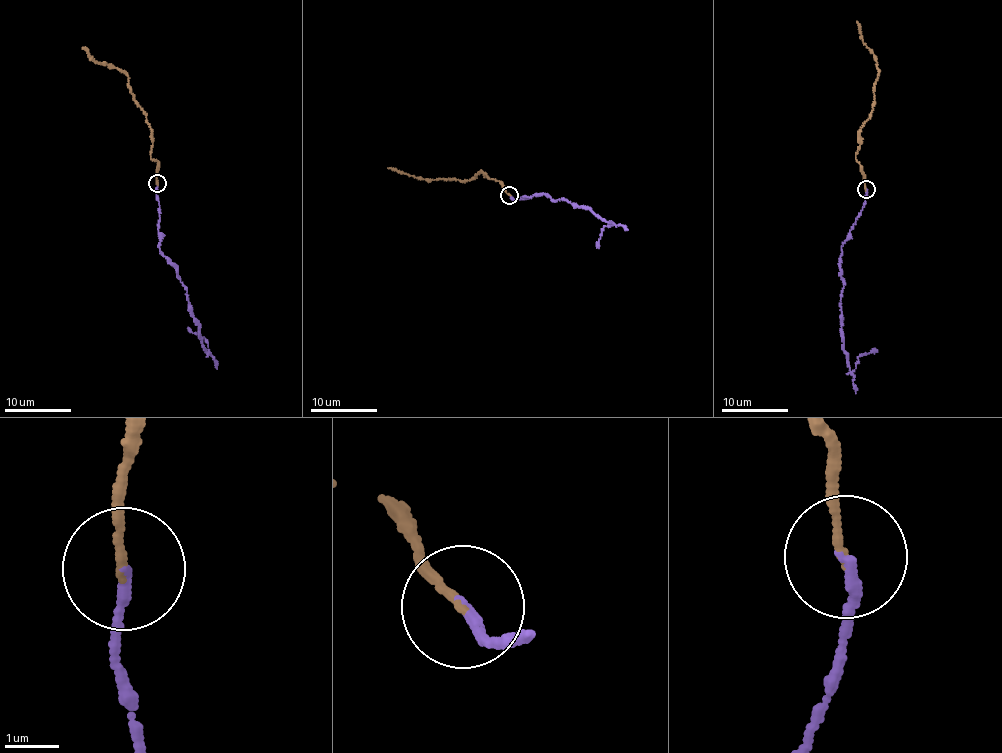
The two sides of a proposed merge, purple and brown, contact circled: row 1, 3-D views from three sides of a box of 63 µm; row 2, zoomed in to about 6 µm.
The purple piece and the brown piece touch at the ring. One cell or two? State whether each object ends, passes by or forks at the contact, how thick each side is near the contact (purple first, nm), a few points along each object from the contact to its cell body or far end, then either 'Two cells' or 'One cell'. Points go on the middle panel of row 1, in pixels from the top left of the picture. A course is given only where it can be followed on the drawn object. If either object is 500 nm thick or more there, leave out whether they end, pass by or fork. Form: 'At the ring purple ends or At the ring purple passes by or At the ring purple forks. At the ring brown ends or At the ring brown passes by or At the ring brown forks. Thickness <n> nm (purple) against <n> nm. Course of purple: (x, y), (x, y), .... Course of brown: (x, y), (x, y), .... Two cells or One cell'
At the ring purple ends. At the ring brown ends. Thickness 190 nm (purple) against 140 nm. Course of purple: (510, 195), (514, 201), (547, 195), (557, 201), (564, 199), (611, 222), (603, 227), (596, 248). Course of brown: (510, 195), (482, 171), (462, 182), (420, 180), (388, 168). One cell

